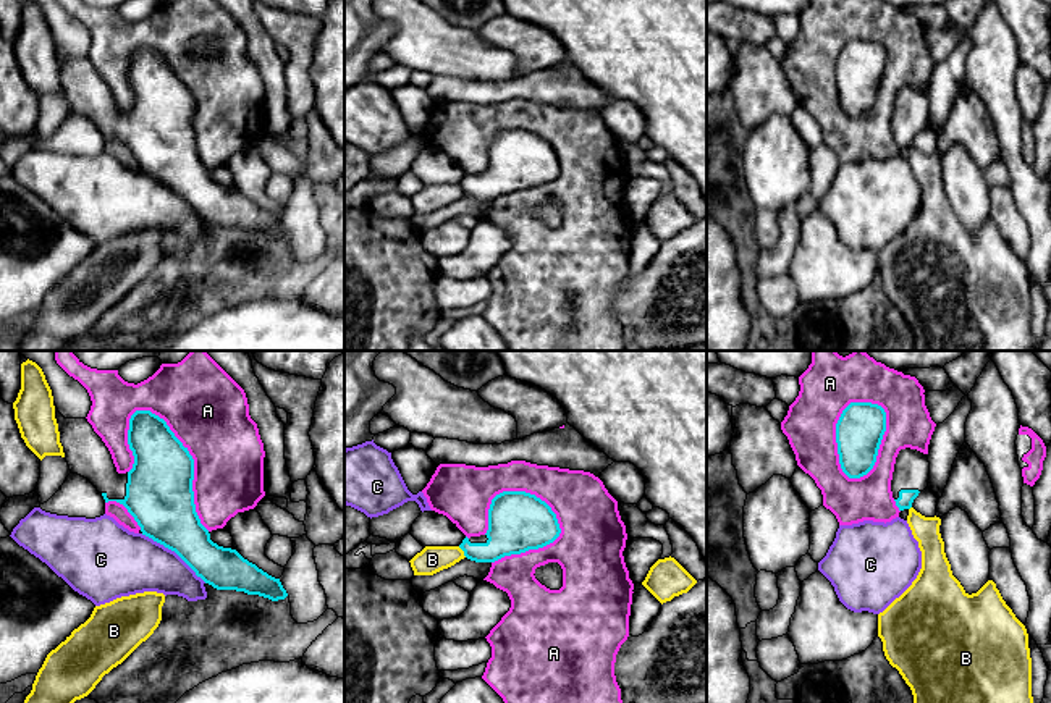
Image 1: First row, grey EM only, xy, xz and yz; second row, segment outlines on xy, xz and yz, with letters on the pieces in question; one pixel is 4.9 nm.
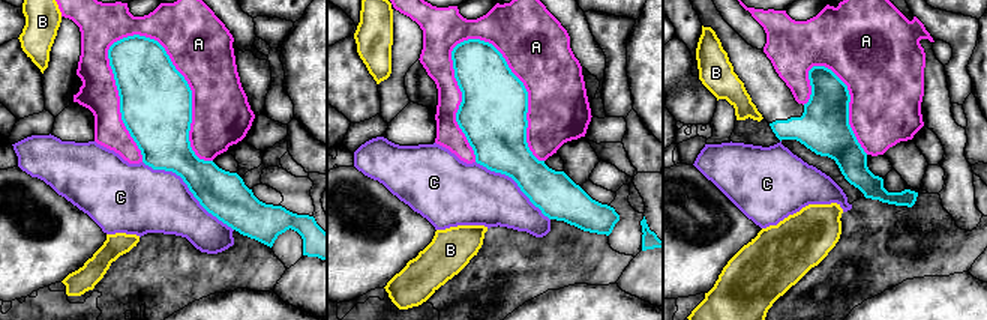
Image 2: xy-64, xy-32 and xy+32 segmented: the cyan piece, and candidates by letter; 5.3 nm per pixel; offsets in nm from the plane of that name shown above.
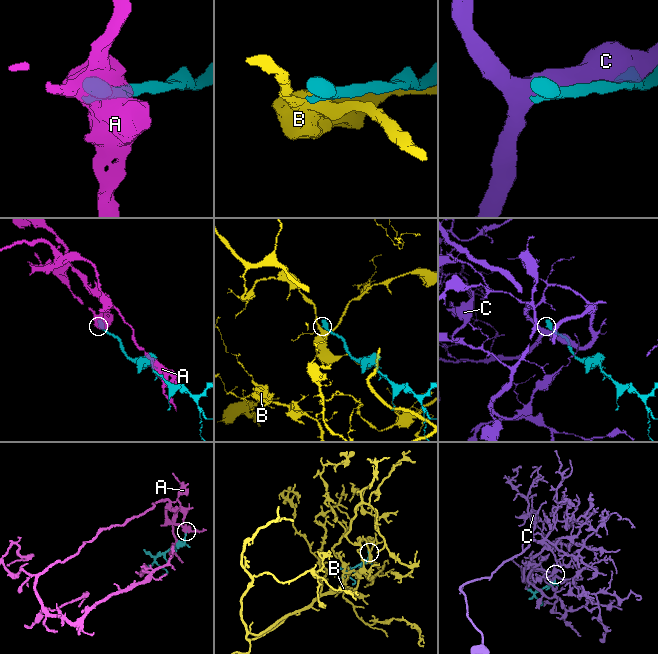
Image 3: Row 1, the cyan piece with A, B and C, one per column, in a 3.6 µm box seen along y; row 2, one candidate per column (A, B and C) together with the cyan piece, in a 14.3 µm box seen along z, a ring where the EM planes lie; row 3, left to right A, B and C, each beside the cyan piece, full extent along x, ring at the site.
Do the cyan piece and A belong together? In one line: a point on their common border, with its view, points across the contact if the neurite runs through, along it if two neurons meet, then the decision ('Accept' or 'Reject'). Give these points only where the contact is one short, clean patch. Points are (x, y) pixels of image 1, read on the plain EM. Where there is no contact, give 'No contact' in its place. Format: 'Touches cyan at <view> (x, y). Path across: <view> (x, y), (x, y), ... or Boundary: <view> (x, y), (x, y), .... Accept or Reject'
Touches cyan at xy (193, 101). Reject

